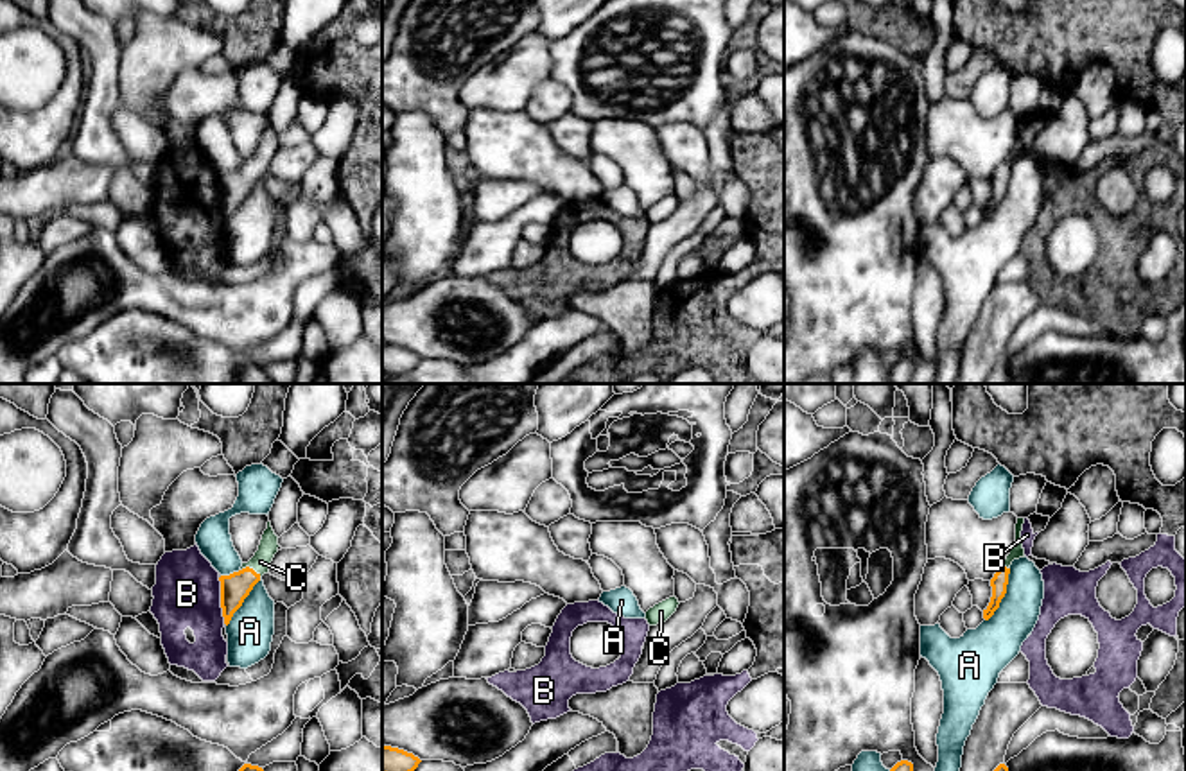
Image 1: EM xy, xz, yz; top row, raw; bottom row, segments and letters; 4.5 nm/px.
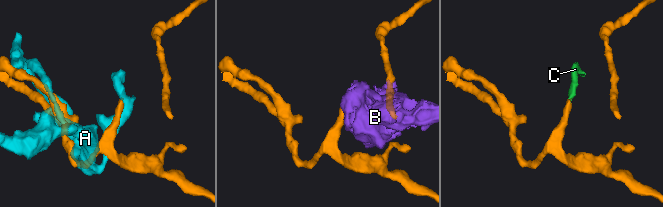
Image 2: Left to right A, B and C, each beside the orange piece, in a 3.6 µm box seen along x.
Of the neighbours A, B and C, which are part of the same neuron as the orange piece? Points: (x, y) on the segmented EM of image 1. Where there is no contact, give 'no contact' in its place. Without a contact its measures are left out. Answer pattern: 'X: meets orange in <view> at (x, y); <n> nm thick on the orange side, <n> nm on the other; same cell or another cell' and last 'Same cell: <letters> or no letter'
A: meets orange in yz at (1003, 596); 70 nm thick on the orange side, 220 nm on the other; another cell
B: meets orange in xy at (221, 601); 130 nm thick on the orange side, 300 nm on the other; another cell
C: meets orange in xy at (252, 569); 130 nm thick on the orange side, 90 nm on the other; same cell
Same cell: C

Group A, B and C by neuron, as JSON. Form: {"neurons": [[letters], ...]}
{"neurons": [["A"], ["B"], ["C"]]}

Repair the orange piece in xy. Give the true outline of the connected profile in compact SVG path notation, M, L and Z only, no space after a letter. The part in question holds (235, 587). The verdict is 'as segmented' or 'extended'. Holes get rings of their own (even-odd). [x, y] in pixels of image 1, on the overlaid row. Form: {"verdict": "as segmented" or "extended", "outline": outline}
{"verdict": "extended", "outline": "M267 522L267 529L262 534L255 556L248 563L242 563L239 572L219 577L221 608L226 626L230 624L233 613L242 606L253 586L260 581L264 574L269 572L271 561L278 552L278 547L278 536L275 534L271 522Z"}

